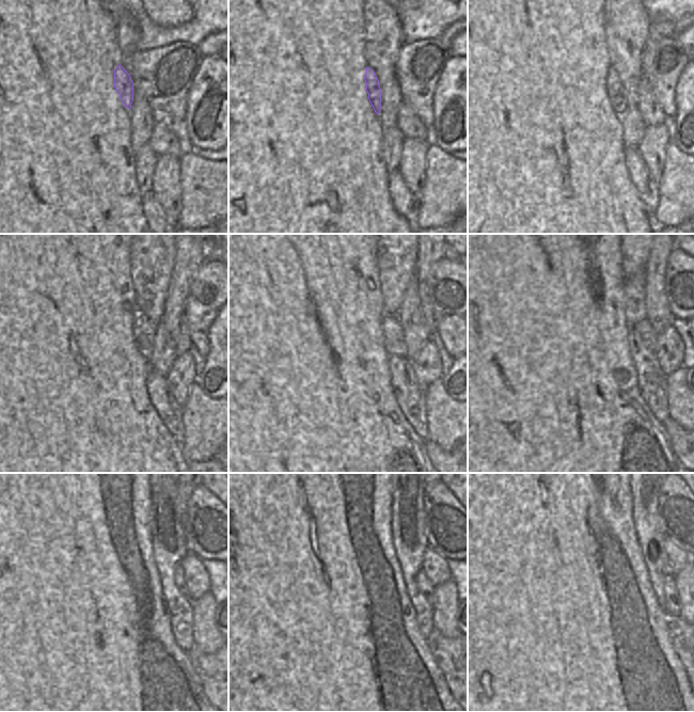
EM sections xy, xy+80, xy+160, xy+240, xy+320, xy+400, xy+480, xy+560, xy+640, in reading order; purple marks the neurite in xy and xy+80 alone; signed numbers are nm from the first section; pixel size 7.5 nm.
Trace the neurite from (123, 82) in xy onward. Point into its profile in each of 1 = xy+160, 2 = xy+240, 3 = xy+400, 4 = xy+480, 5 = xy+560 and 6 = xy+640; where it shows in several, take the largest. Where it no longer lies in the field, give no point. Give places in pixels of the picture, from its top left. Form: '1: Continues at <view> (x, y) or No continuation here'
1: Continues at xy+160 (616, 93)
2: Continues at xy+240 (143, 332)
3: Continues at xy+400 (645, 337)
4: Continues at xy+480 (178, 573)
5: Continues at xy+560 (427, 589)
6: Continues at xy+640 (672, 606).

